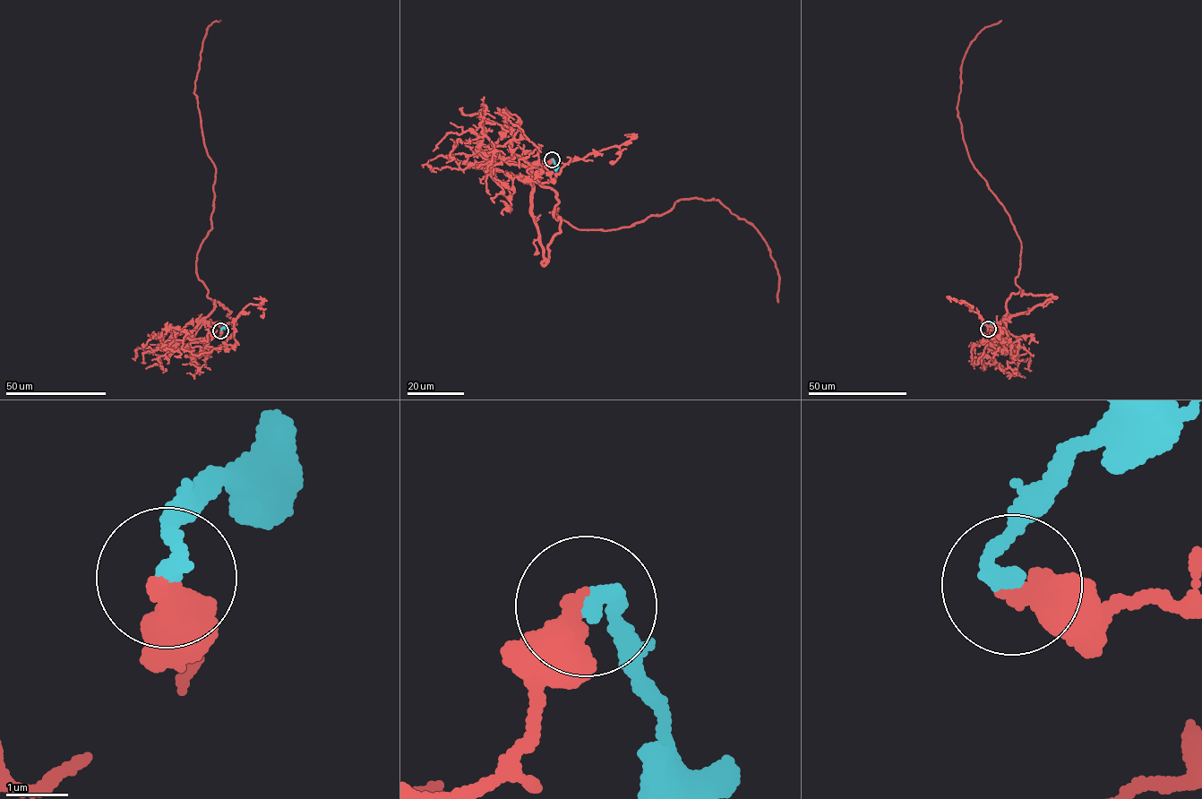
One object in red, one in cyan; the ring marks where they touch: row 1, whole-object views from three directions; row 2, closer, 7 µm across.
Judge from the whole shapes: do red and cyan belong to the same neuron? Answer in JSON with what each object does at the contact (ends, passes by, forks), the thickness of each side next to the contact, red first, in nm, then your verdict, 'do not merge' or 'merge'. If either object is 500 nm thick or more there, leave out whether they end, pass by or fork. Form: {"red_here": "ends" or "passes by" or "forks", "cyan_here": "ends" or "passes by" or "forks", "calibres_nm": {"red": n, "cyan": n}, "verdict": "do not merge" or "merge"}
{"red_here": "ends", "cyan_here": "ends", "calibres_nm": {"red": 480, "cyan": 280}, "verdict": "do not merge"}

